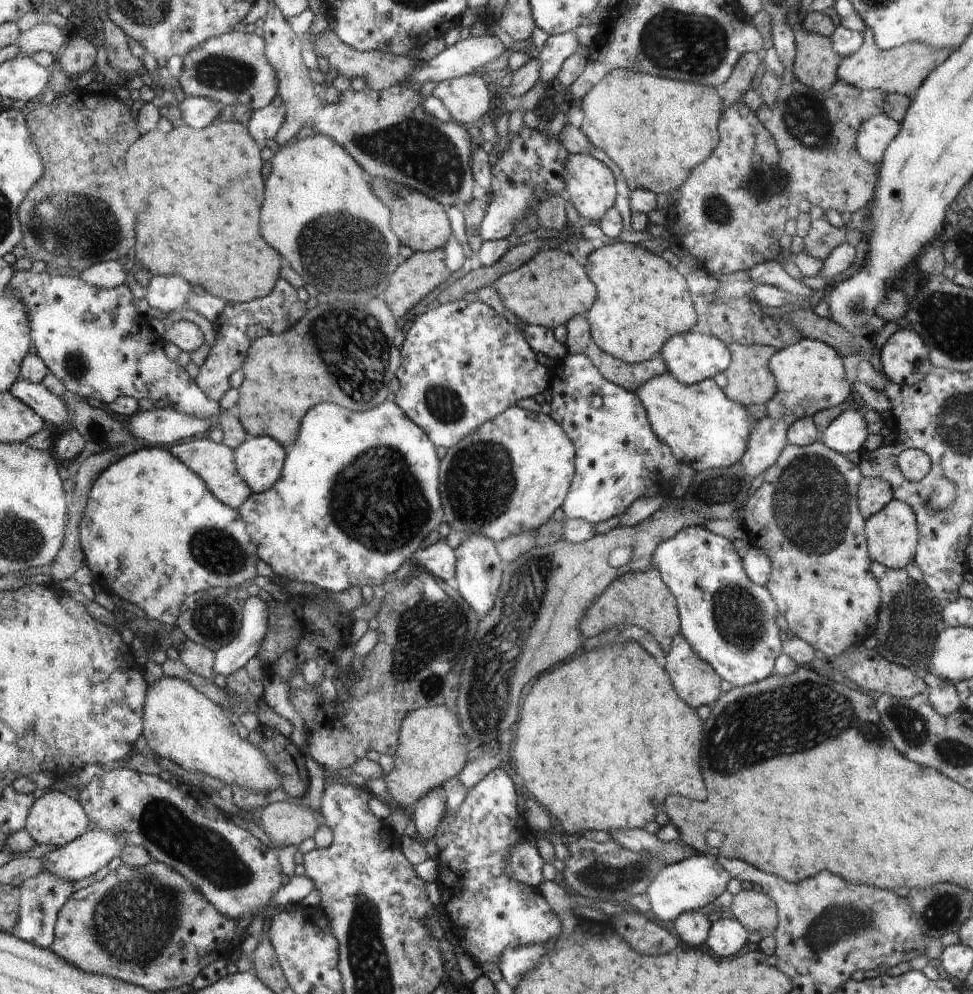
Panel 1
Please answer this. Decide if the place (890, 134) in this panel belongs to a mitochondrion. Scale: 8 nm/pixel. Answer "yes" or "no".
no

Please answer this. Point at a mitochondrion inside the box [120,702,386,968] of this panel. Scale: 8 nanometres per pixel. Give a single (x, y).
(208, 852)

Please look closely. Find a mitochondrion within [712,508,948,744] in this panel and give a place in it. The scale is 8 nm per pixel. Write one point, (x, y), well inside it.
(912, 630)

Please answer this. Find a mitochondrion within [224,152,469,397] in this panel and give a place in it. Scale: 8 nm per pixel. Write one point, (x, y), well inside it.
(330, 240)

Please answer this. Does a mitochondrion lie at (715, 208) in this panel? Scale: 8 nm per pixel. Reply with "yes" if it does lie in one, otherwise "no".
yes

